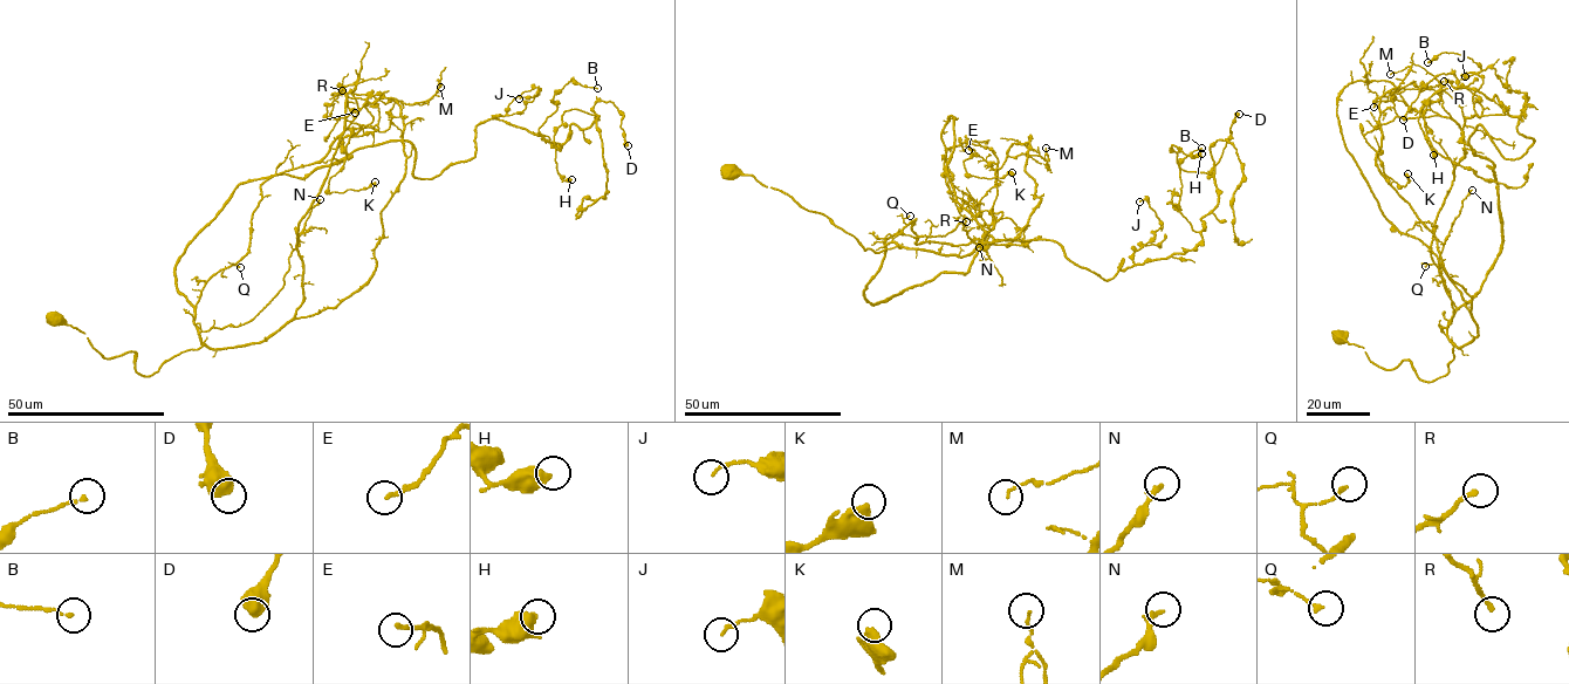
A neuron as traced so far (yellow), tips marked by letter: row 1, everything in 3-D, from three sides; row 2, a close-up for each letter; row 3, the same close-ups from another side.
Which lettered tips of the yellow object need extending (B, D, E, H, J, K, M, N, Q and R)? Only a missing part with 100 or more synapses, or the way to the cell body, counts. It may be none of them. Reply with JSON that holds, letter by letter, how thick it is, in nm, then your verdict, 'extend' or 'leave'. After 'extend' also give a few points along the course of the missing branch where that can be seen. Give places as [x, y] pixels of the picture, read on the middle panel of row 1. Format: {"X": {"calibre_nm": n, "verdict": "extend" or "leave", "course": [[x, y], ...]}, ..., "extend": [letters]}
{"B": {"calibre_nm": 160, "verdict": "leave"}, "D": {"calibre_nm": 440, "verdict": "leave"}, "E": {"calibre_nm": 180, "verdict": "leave"}, "H": {"calibre_nm": 550, "verdict": "leave"}, "J": {"calibre_nm": 150, "verdict": "leave"}, "K": {"calibre_nm": 550, "verdict": "leave"}, "M": {"calibre_nm": 100, "verdict": "leave"}, "N": {"calibre_nm": 200, "verdict": "leave"}, "Q": {"calibre_nm": 160, "verdict": "leave"}, "R": {"calibre_nm": 170, "verdict": "leave"}, "extend": []}

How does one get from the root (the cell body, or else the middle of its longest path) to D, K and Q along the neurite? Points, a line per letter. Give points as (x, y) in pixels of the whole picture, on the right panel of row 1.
D: (1340, 336), (1447, 373), (1436, 217), (1477, 125), (1534, 142), (1527, 94), (1453, 74), (1403, 120)
K: (1340, 336), (1448, 370), (1431, 245), (1459, 125), (1364, 135), (1408, 173)
Q: (1340, 336), (1385, 369), (1408, 360), (1420, 380), (1443, 376), (1456, 305), (1438, 267), (1425, 266)

